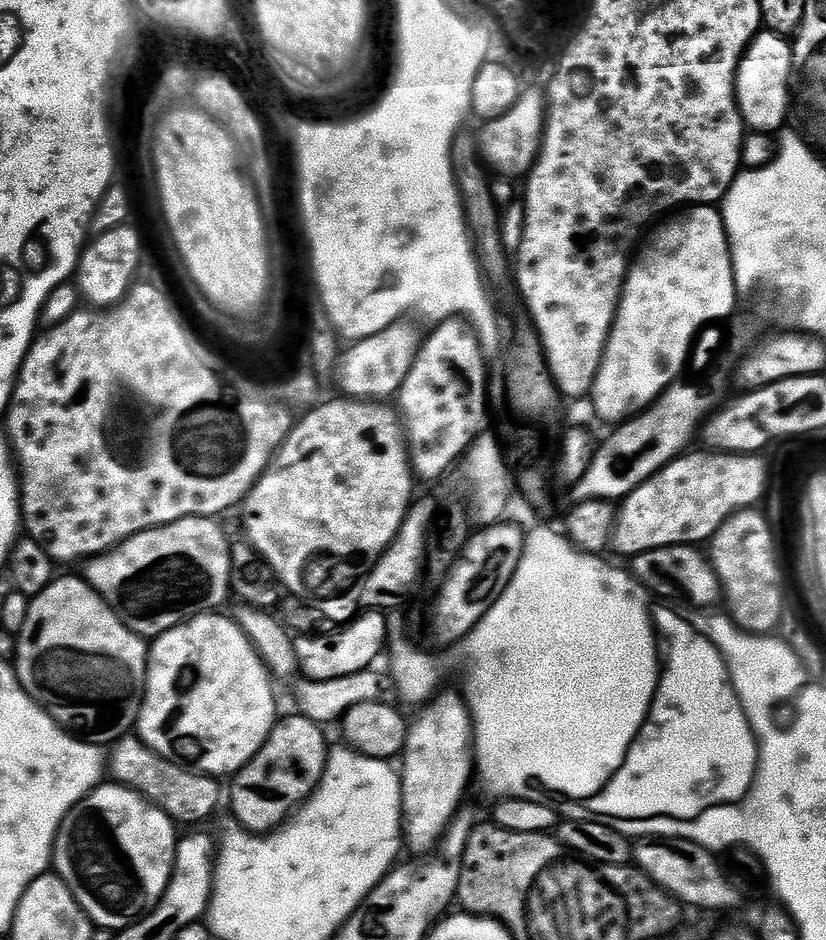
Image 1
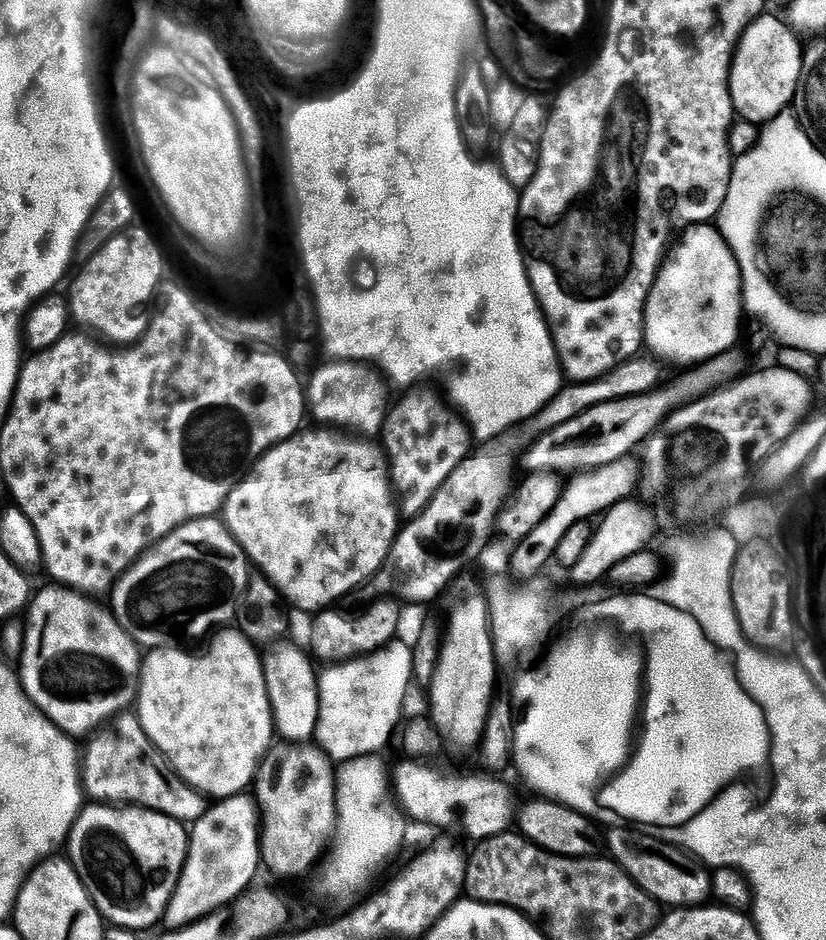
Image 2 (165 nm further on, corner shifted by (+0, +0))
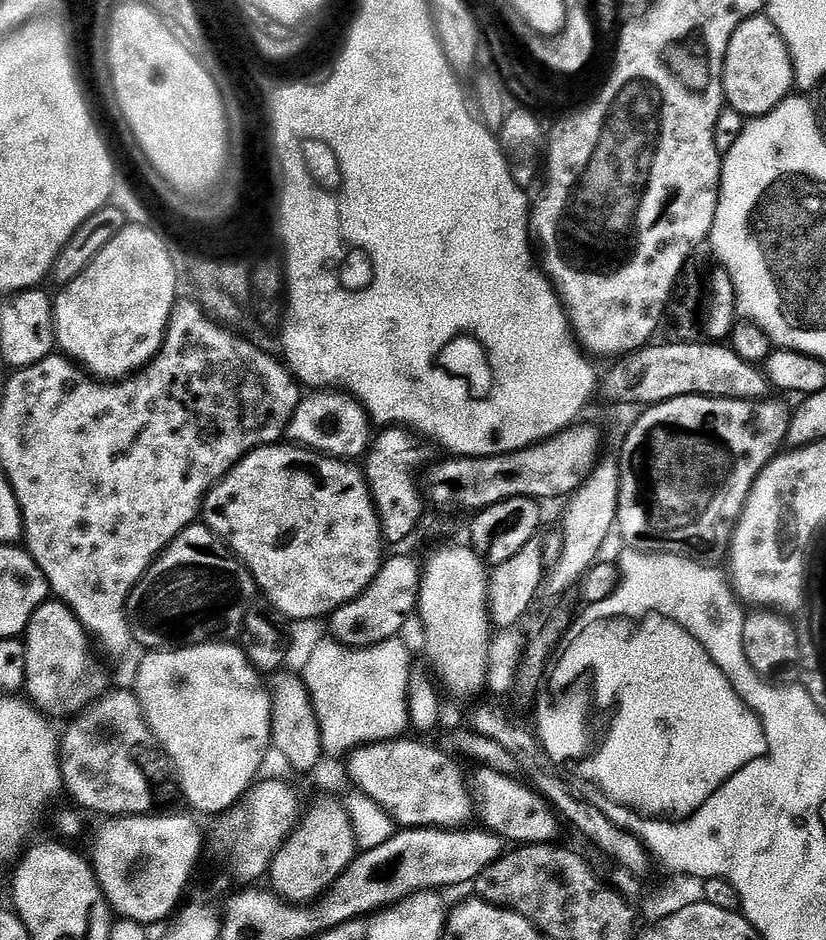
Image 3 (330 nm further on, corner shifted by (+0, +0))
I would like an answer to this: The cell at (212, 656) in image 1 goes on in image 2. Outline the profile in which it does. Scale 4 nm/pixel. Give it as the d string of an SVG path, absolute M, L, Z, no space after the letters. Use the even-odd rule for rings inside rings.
M220 630L211 637L212 649L204 652L201 656L191 656L188 650L181 650L179 647L174 648L157 648L149 651L143 657L140 665L140 691L138 693L138 719L142 730L150 738L150 742L154 742L157 750L163 754L172 765L172 769L176 771L183 780L186 781L191 788L195 788L206 798L213 801L225 800L227 796L239 796L245 791L244 788L253 783L254 777L260 767L261 760L268 755L268 749L273 747L274 727L272 719L272 710L270 698L267 696L266 678L264 677L264 662L261 653L258 651L257 645L251 640L247 640L239 630Z

